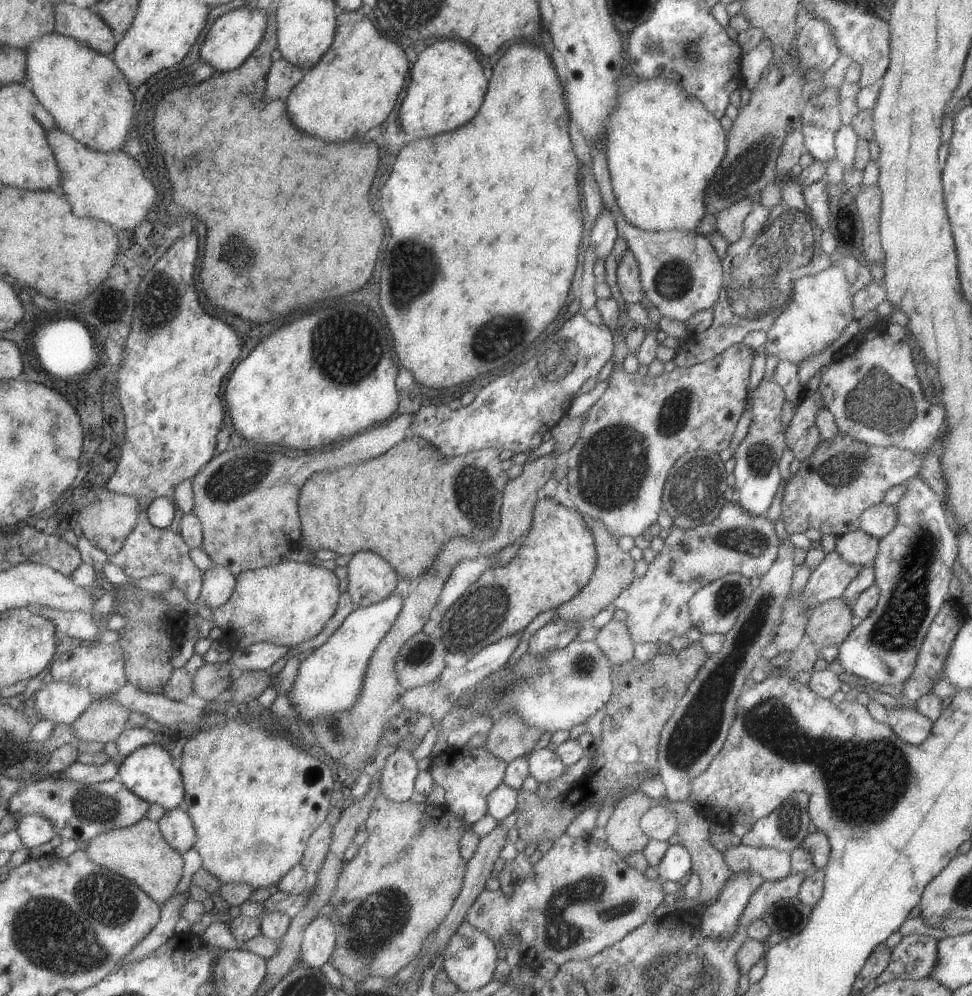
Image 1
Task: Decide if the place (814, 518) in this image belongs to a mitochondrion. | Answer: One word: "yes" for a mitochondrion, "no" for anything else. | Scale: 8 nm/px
no

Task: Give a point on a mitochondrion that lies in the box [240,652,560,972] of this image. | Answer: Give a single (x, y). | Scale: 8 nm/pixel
(384, 914)

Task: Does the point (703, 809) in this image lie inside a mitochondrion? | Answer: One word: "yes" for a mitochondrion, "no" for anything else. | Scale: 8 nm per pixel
no

